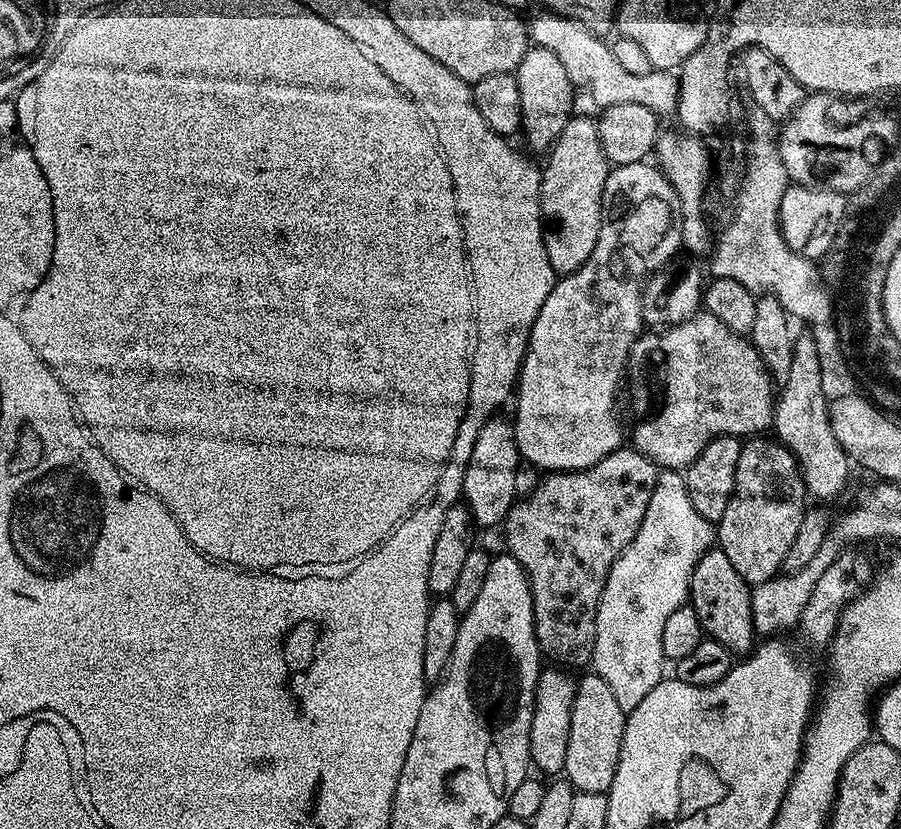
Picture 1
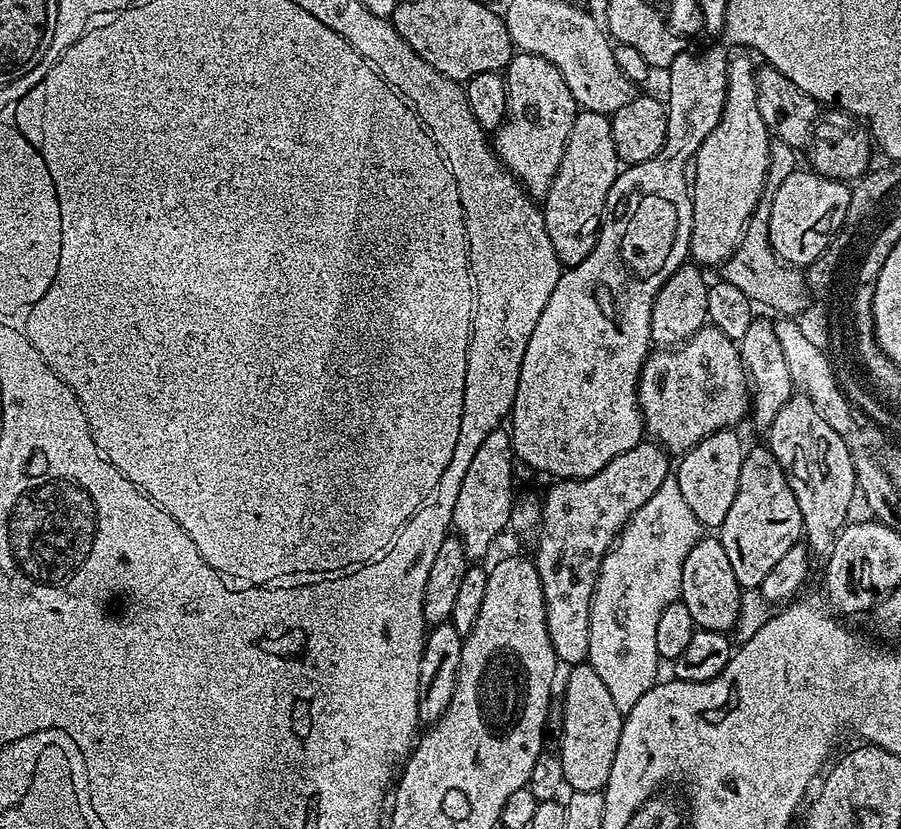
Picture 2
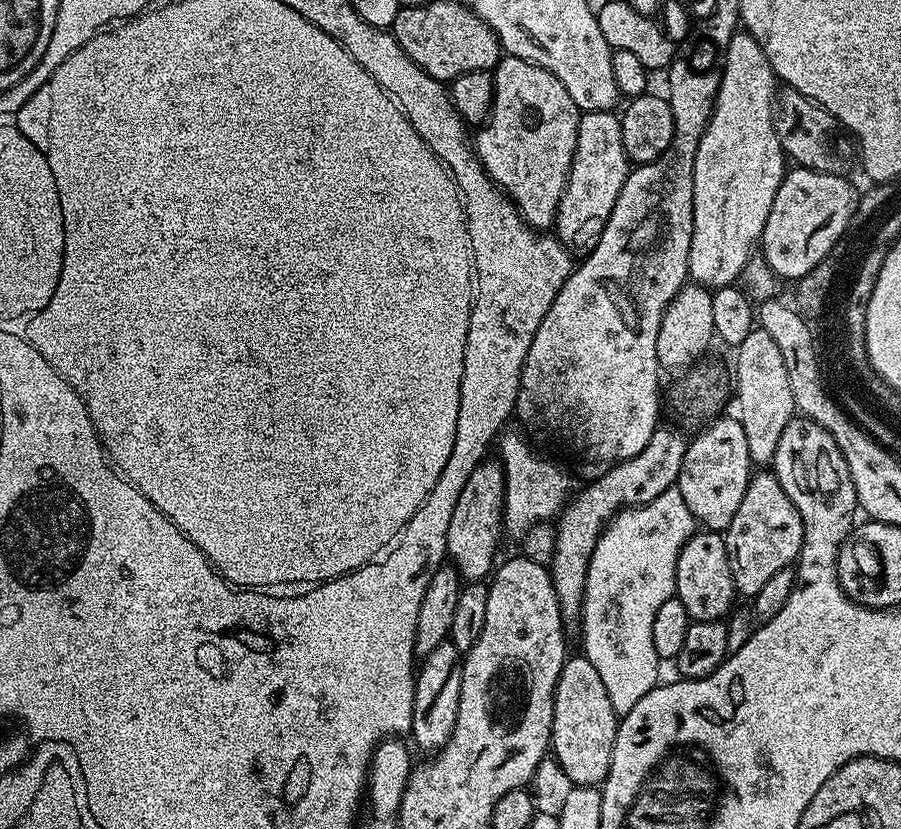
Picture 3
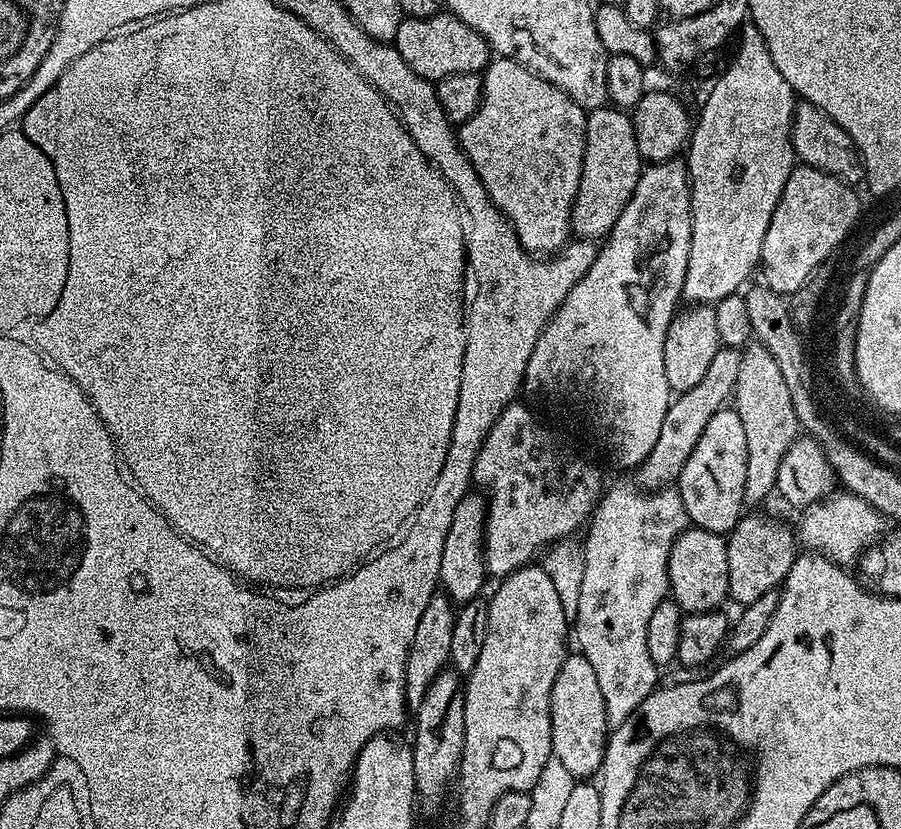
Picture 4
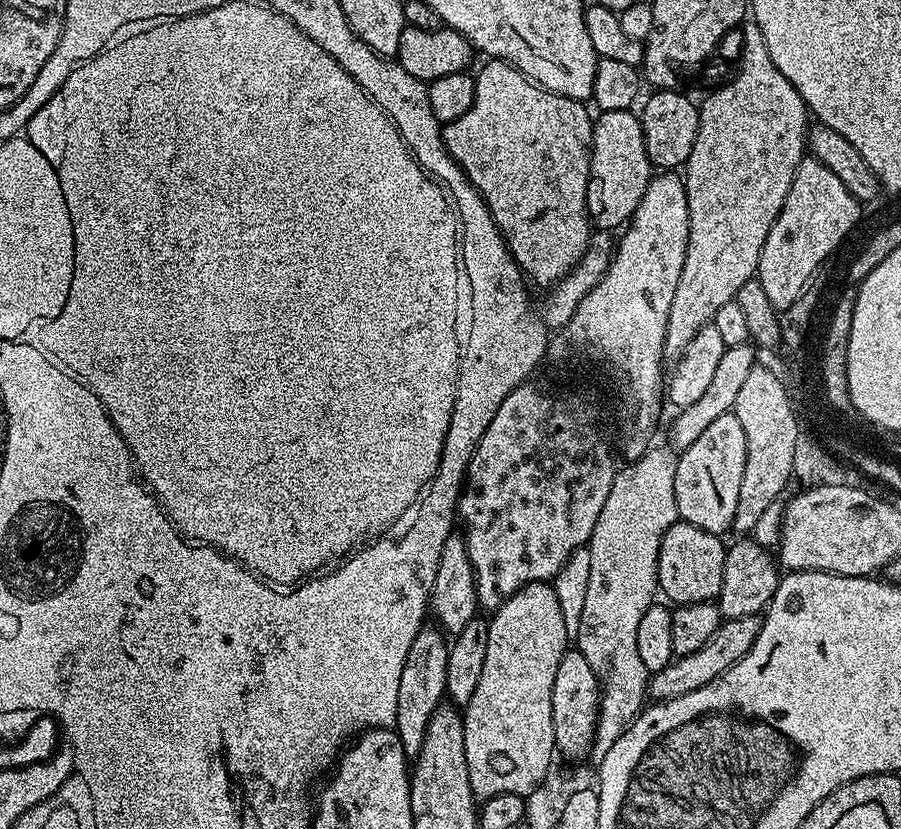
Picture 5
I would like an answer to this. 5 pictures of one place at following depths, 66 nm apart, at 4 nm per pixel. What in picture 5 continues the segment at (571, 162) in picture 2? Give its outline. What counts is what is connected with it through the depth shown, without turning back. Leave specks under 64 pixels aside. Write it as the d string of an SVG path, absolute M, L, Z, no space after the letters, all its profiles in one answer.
M632 110L600 112L592 125L592 157L586 190L588 218L600 228L623 229L631 220L646 186L652 180L654 167L646 152L641 117Z

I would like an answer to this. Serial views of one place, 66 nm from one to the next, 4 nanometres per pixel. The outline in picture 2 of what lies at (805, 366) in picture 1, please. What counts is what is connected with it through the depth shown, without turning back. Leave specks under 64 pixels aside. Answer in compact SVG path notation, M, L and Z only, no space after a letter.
M794 394L786 406L778 410L778 418L774 418L766 430L766 436L766 447L778 458L782 470L788 475L794 498L798 498L798 510L802 510L805 522L803 535L807 543L813 549L831 548L833 529L823 528L820 524L843 525L849 519L847 516L852 508L852 495L855 497L858 492L848 443L840 437L838 430L833 430L826 423L822 414L818 414L814 402L810 402L810 398L803 394Z

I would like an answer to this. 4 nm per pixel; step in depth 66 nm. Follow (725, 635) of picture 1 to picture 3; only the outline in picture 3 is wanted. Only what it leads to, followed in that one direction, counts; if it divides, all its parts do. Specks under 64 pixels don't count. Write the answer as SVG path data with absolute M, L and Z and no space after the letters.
M697 531L688 539L686 546L682 546L682 554L678 554L675 599L686 606L686 614L692 620L724 620L733 611L732 599L737 599L737 596L723 535Z

